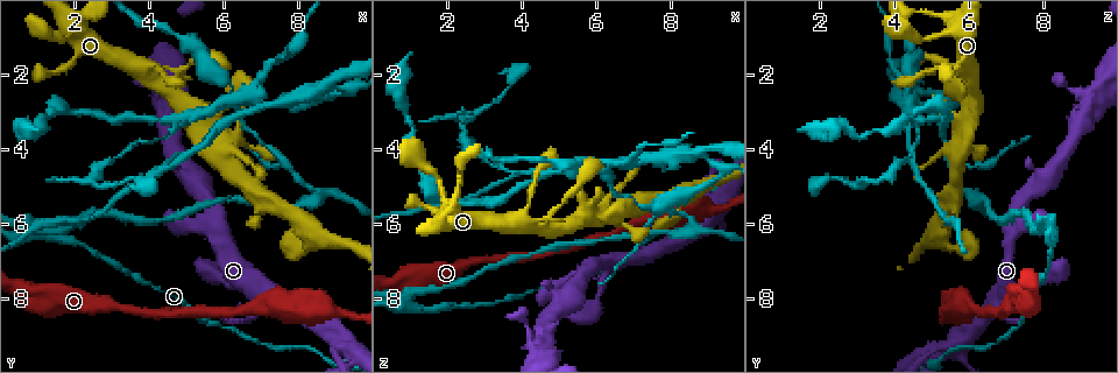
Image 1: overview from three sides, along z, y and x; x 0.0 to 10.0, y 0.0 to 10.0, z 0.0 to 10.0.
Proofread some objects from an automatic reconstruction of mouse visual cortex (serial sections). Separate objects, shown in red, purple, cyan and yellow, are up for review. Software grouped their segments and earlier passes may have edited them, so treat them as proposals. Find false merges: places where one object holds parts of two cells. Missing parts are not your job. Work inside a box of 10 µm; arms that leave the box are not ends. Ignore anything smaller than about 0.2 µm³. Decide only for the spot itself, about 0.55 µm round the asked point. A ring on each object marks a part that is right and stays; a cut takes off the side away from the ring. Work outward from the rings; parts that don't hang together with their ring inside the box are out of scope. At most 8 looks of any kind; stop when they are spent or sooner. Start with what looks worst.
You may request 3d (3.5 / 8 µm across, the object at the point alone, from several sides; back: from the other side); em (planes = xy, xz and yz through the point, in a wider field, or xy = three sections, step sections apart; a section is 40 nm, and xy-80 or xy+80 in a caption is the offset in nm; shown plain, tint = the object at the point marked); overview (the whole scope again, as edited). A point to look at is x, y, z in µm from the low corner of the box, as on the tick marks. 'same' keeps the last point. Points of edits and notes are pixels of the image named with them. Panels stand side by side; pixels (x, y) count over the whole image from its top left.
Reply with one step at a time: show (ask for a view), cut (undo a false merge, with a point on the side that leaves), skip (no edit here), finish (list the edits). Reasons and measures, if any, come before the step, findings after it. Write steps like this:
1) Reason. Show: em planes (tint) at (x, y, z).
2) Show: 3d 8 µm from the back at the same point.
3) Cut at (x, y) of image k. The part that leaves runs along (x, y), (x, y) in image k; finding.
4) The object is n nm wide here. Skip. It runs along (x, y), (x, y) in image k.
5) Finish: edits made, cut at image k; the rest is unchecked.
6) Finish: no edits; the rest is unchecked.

Narrows sharply. Show: 3d 3.5 µm at (2.85, 6.95, 8.25).

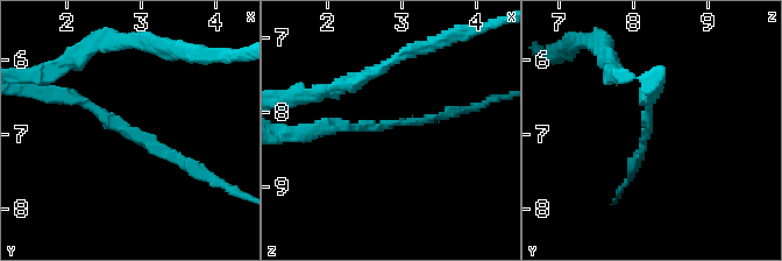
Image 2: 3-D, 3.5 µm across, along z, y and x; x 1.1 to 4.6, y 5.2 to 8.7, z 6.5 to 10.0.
Show: em xy step 3 (tint) at (2.85, 7.00, 8.20).

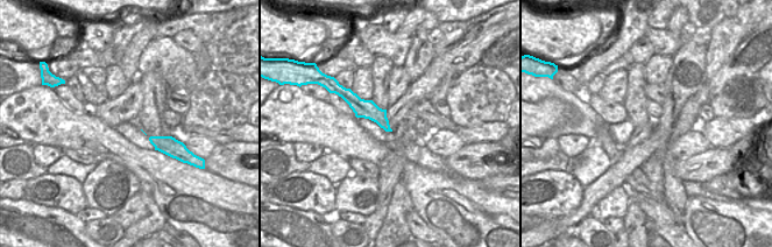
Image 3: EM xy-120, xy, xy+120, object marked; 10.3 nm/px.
Skip. It runs along (198, 171), (66, 97) in image 2; all the same cell.

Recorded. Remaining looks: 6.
Show: 3d 3.5 µm at (1.05, 6.30, 8.20).

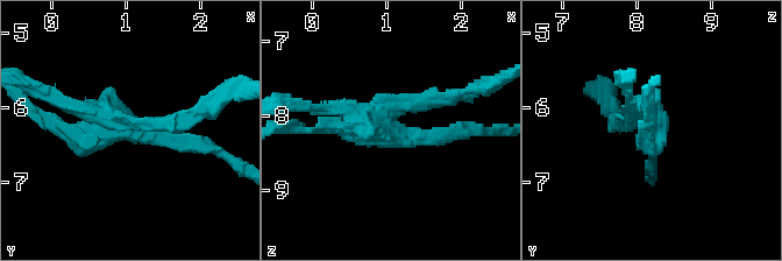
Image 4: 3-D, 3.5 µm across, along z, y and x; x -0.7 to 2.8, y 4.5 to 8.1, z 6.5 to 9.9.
4 arms meet here; the arms are 200, 200, 200, 200 nm wide. Show: em planes (tint) at (1.05, 6.25, 8.15).

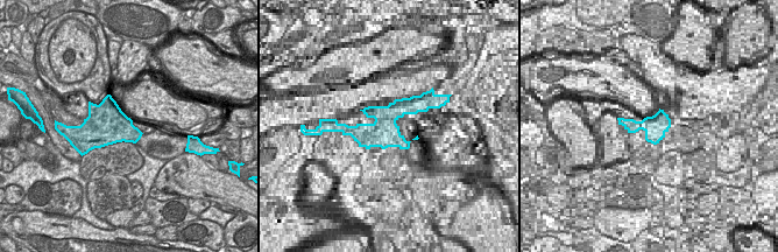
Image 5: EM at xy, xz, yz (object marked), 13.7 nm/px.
Cut at (57, 100) of image 4. The part that leaves runs along (128, 124), (182, 124), (228, 91) in image 4; two cells meet here.

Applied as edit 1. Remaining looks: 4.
Four-way junction. Show: 3d 3.5 µm at (9.10, 9.35, 5.35).

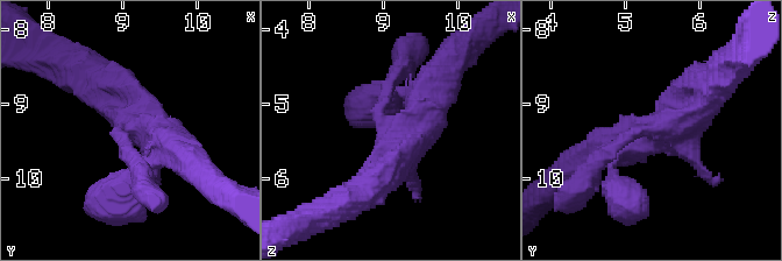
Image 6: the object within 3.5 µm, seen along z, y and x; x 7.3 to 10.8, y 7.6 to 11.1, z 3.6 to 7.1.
Shape alone is not enough. Show: em planes (plain) at (9.10, 9.30, 5.30).

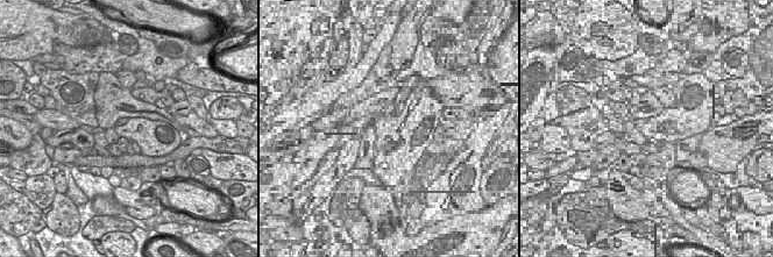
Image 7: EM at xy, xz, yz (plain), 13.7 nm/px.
With the object marked. Show: em planes (tint) at the same point.

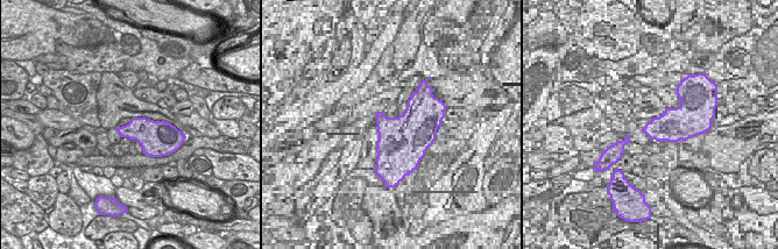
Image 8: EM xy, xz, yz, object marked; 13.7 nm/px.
4 arms meet here; the arms are 150, 200, 400, 500 nm wide. Skip. It runs along (365, 189), (393, 168), (440, 78) in image 6; all the same cell.

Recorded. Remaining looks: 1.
Finish: edits made, cut at image 4; the rest is unchecked.

